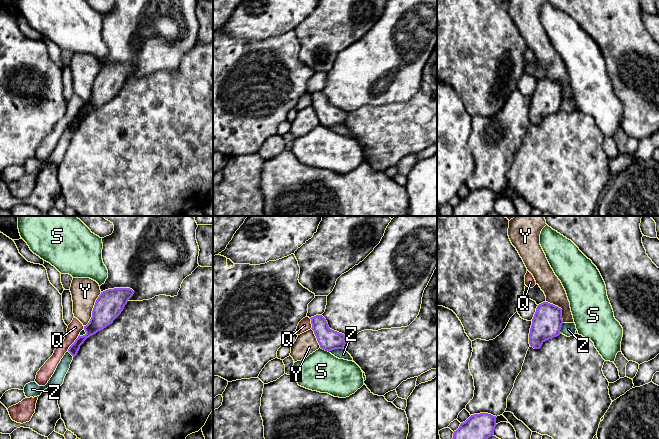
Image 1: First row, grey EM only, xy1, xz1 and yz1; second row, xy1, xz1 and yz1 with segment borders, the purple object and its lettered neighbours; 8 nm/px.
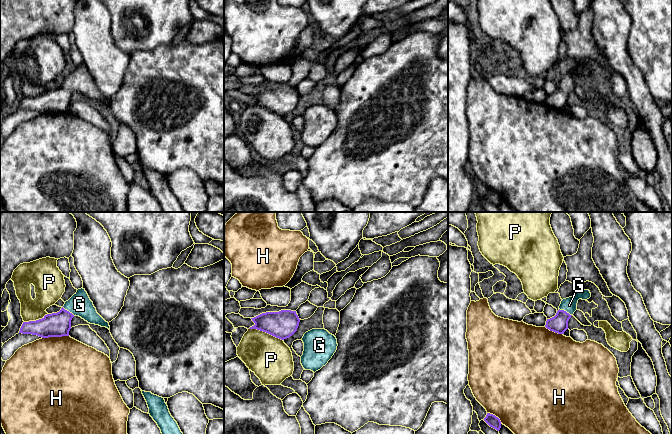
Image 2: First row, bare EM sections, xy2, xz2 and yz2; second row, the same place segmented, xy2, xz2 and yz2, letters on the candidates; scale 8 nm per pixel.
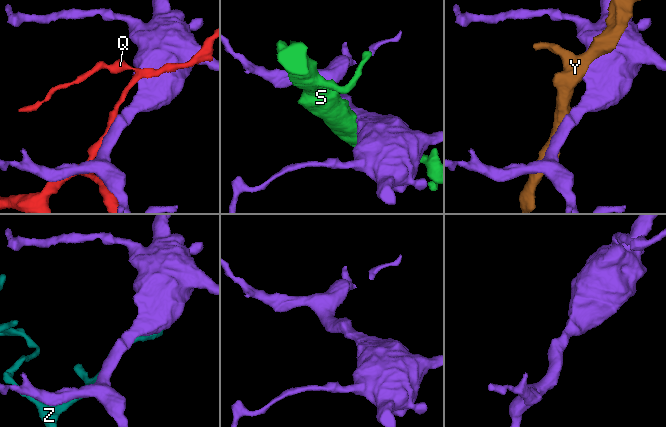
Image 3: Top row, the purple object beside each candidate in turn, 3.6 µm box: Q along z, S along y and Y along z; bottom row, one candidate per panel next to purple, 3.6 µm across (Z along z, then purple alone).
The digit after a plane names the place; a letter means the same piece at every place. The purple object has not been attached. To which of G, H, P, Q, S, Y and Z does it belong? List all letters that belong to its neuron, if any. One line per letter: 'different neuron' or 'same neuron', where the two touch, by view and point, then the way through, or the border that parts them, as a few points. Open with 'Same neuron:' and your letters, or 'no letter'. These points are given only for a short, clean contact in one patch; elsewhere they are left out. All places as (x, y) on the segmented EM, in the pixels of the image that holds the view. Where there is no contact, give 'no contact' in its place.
Same neuron: G
G: same neuron; meets purple in yz2 at (565, 311); runs through yz2 (559, 323), (565, 311), (569, 305)
H: different neuron; meets purple in xy2 at (55, 336)
P: different neuron; meets purple in xz2 at (266, 332)
Q: different neuron; meets purple in xy1 at (73, 343)
S: different neuron; meets purple in xz1 at (325, 350)
Y: different neuron; meets purple in xy1 at (93, 309); border along xy1 (101, 292), (95, 302), (92, 316), (84, 326)
Z: different neuron; meets purple in xz1 at (336, 348)

